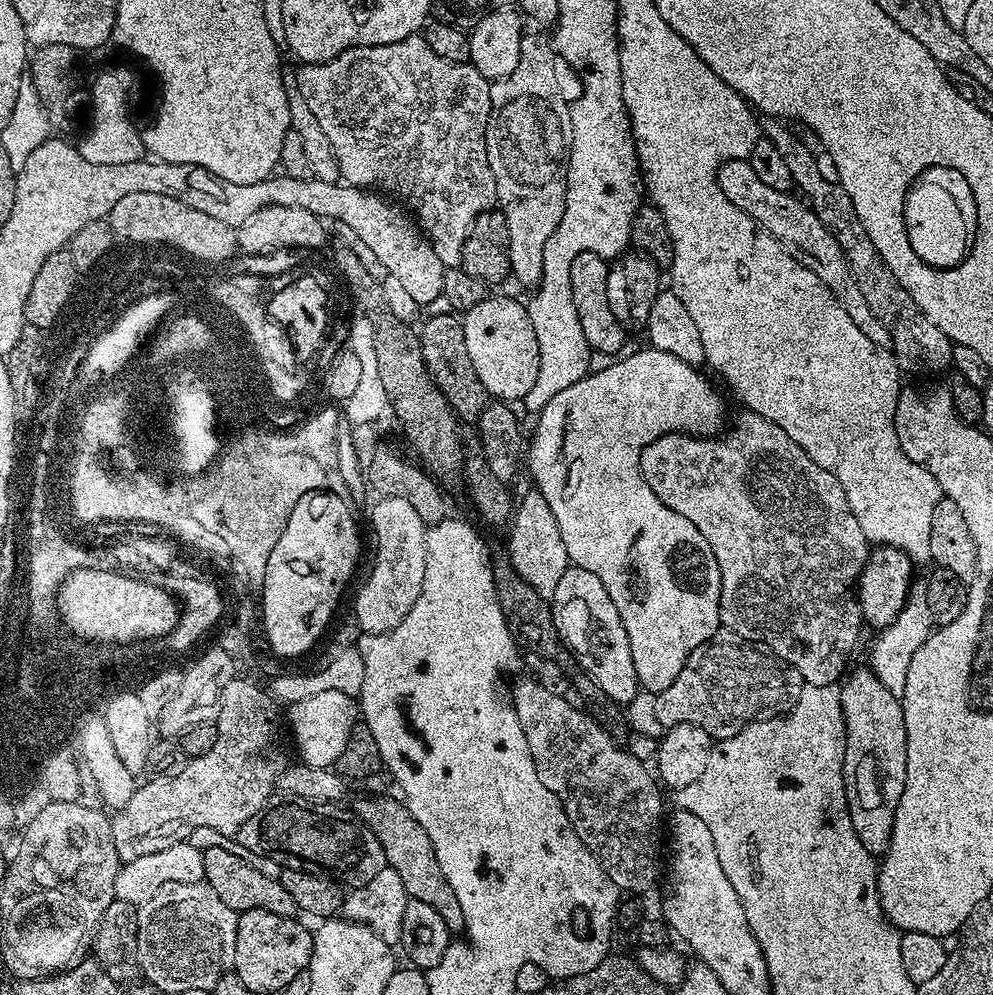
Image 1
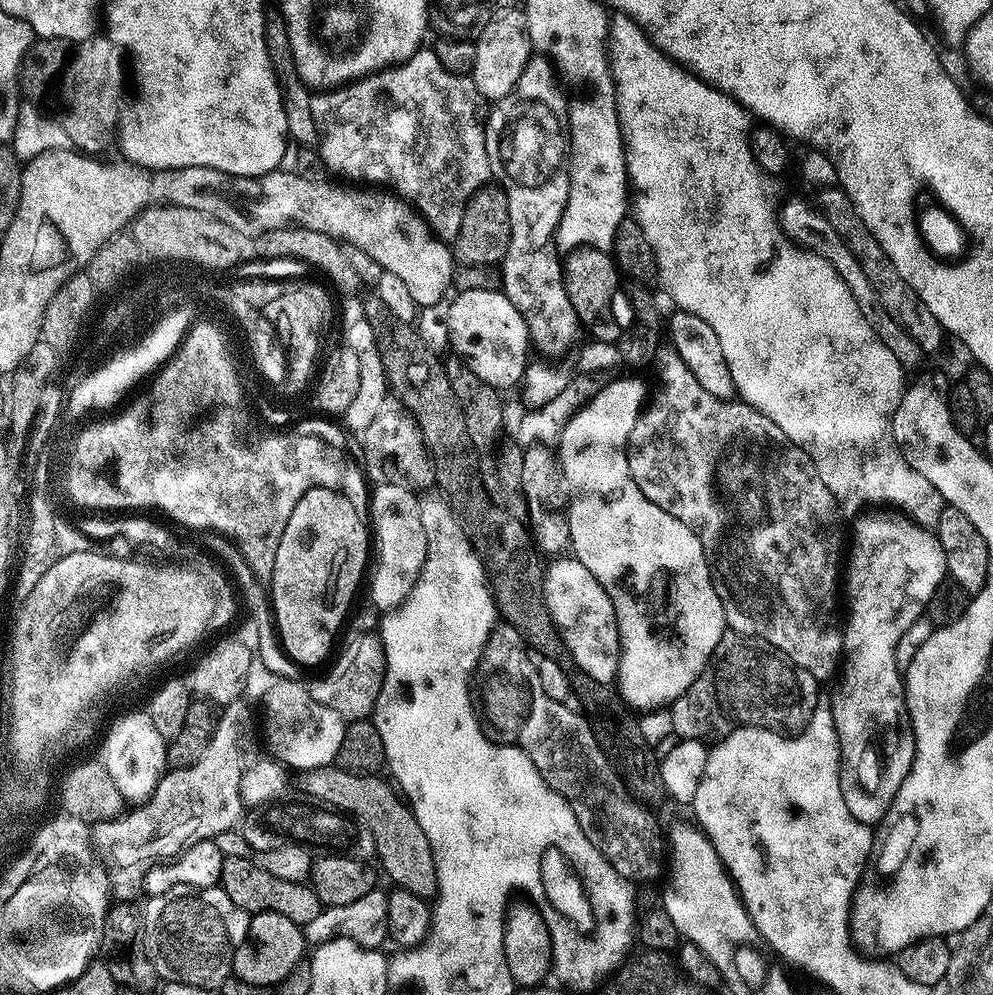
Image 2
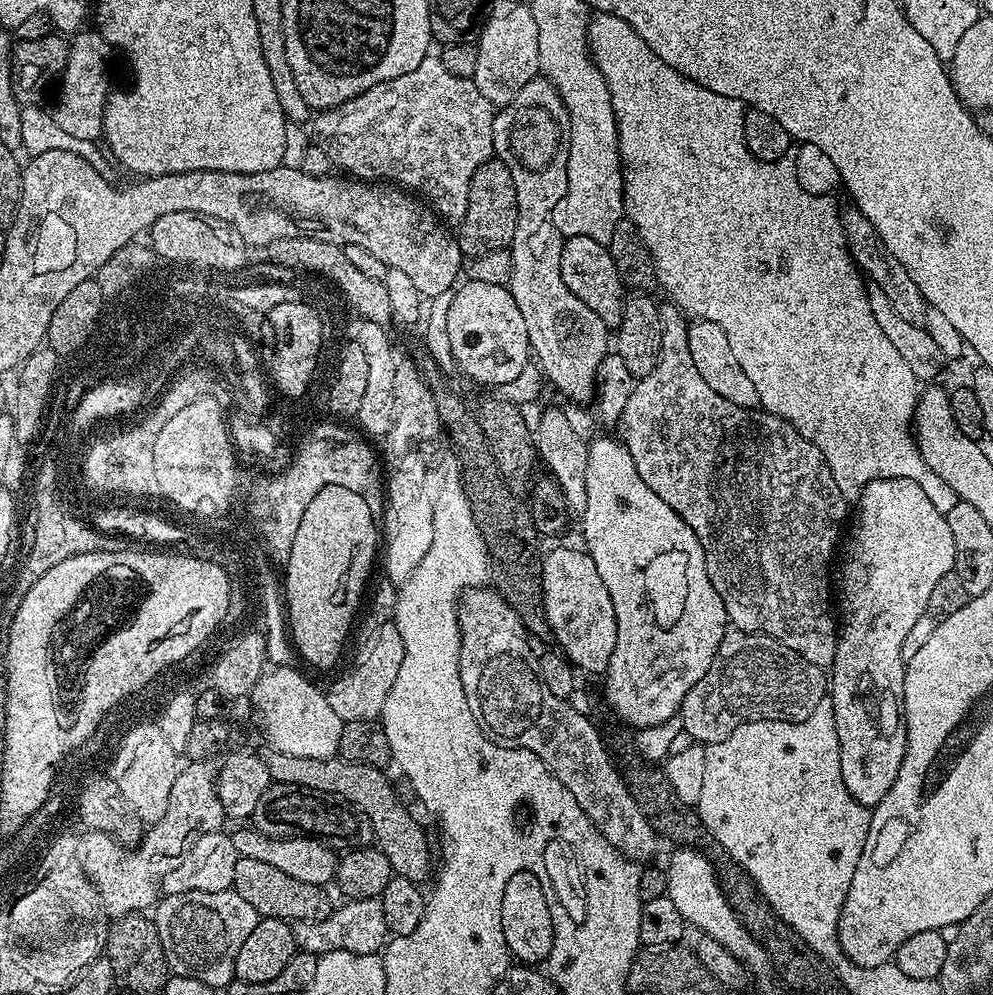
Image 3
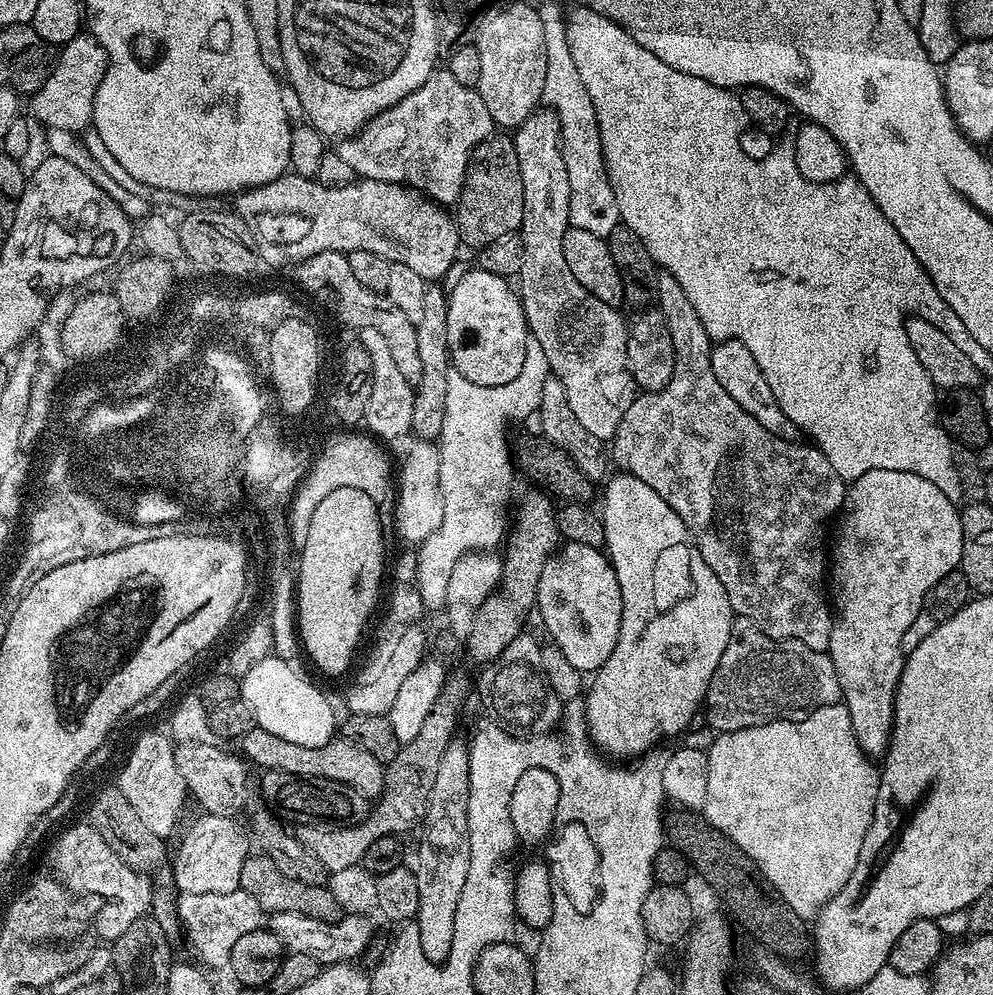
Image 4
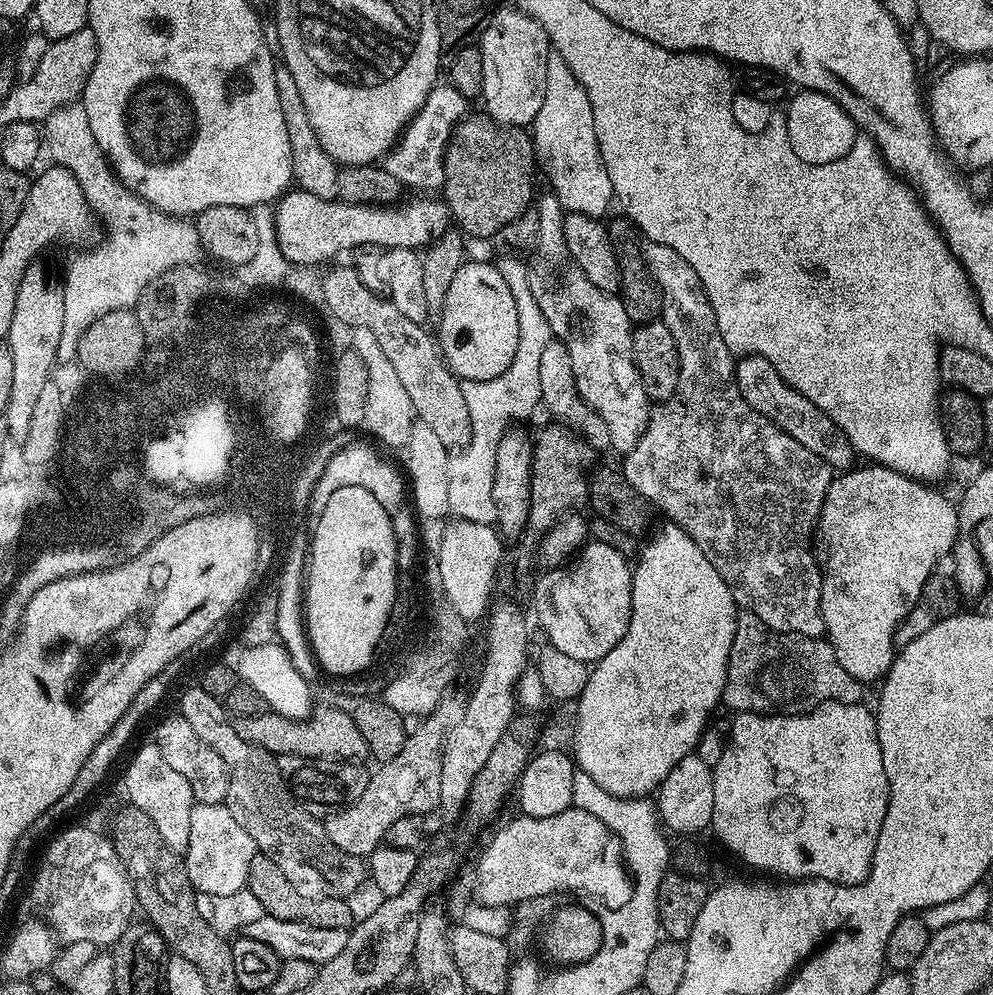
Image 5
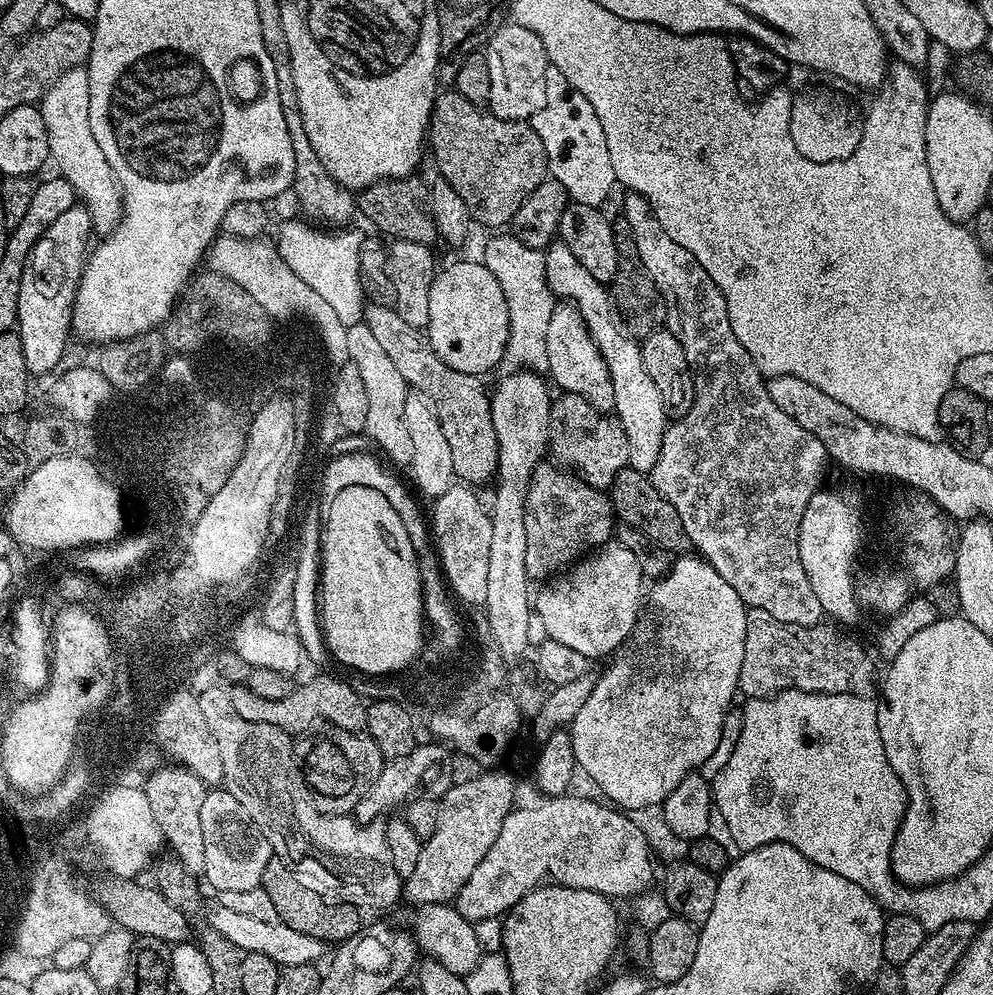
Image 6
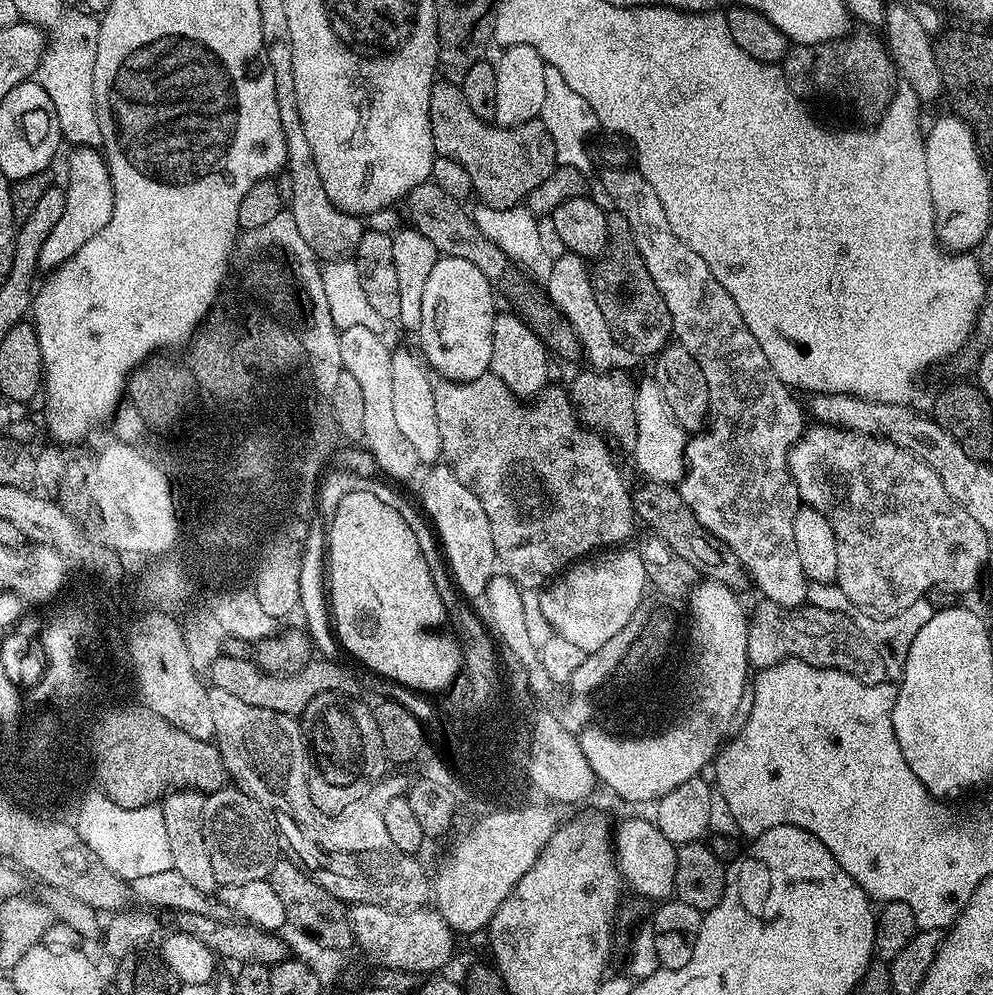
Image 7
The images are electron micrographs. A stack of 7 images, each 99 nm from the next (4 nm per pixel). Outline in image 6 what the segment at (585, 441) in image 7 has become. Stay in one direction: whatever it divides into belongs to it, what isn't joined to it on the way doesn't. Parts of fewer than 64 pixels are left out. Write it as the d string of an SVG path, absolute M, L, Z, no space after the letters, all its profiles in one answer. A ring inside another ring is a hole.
M369 303L364 309L363 321L366 326L370 326L374 339L382 346L382 351L386 353L390 362L394 362L394 367L398 369L398 374L408 383L409 389L415 390L423 396L432 406L436 413L438 422L442 426L442 434L446 434L446 446L450 446L450 458L452 459L452 471L461 481L469 485L484 484L493 479L498 462L498 442L494 434L494 422L492 421L492 402L489 393L484 393L484 380L479 376L462 374L462 370L448 368L438 354L428 345L425 333L419 328L408 325L399 314L395 307L383 304ZM548 462L541 463L532 476L524 499L524 522L526 574L536 582L557 575L614 536L611 499L601 489L590 487L579 475Z

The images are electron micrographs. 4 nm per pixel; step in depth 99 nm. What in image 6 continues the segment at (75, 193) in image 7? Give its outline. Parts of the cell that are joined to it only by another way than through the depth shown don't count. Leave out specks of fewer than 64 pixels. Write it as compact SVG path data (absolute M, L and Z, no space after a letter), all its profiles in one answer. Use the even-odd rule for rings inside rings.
M79 202L73 204L70 210L58 214L42 238L38 238L24 264L22 278L18 282L14 328L20 334L22 358L26 358L29 377L36 378L54 371L64 356L64 347L72 332L72 304L78 292L78 273L86 250L89 219L88 209Z

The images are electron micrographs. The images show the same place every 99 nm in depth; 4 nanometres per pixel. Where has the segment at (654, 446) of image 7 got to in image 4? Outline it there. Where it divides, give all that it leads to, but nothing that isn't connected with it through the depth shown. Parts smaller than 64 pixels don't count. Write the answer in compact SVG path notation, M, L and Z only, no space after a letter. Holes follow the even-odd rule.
M537 110L532 112L528 118L524 122L520 124L520 127L515 129L514 135L511 137L512 145L514 146L514 150L518 154L518 170L522 174L522 222L520 223L519 230L519 238L521 240L521 268L518 273L518 281L520 280L520 284L518 283L518 295L520 297L520 304L524 308L524 317L526 318L526 322L528 323L528 331L538 340L539 345L542 346L542 353L546 354L546 359L549 362L549 366L551 368L551 375L554 375L558 378L558 382L562 382L562 390L566 390L566 402L570 402L570 410L574 413L574 418L578 418L578 422L582 422L582 426L586 426L586 430L590 430L590 434L594 434L594 438L598 438L602 442L611 441L612 435L618 430L618 422L622 422L622 414L626 414L626 410L630 408L630 402L636 399L638 395L638 389L636 387L636 383L632 381L632 375L630 374L630 370L628 369L628 359L626 358L626 338L628 337L628 326L625 320L625 317L620 317L621 314L617 309L611 308L610 306L606 306L606 302L598 302L598 298L594 298L594 294L590 294L590 290L586 290L586 286L582 286L578 282L578 278L574 278L574 274L570 274L570 266L566 266L566 254L562 254L562 238L566 234L566 230L569 225L568 220L568 211L570 210L570 183L569 183L569 175L566 172L566 162L563 160L563 150L561 148L560 142L560 123L558 122L558 118L556 117L556 113L551 110Z

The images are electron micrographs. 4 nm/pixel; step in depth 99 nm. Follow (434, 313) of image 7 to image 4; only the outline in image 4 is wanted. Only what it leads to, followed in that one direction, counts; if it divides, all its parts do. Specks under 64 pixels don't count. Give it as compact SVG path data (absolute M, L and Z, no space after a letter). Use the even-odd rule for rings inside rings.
M473 267L447 293L446 338L448 354L463 377L484 386L501 386L521 373L530 335L517 289L498 274Z

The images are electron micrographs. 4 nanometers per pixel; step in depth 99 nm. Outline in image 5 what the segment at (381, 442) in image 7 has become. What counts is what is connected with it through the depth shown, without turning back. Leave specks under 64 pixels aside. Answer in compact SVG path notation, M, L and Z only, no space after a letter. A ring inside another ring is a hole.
M369 328L353 329L351 351L358 353L362 362L366 362L366 374L370 377L370 390L366 394L366 414L364 415L366 428L369 428L382 443L389 444L392 448L403 449L410 438L413 424L417 423L410 394L406 394L406 389L402 387L402 381L399 380L394 365L390 363L390 358L386 358L386 353L382 351L382 346L378 346L378 341L374 339L374 334Z

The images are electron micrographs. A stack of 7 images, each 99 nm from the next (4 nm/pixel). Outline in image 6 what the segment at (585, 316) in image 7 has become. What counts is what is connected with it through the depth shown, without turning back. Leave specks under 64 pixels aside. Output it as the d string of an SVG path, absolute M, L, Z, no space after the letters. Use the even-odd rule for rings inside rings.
M567 302L555 305L550 314L550 324L546 333L546 369L547 375L552 375L551 383L560 387L561 393L573 392L586 398L589 406L605 414L613 411L614 388L610 382L610 374L594 338L586 330L578 310Z

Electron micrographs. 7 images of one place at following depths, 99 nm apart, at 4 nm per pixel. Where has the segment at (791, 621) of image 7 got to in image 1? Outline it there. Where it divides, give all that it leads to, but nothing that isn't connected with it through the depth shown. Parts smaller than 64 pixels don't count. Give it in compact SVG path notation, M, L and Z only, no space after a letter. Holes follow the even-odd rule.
M720 630L690 654L686 666L678 670L678 678L674 678L674 682L670 682L666 690L655 693L655 713L658 714L658 720L664 730L679 724L689 724L706 730L706 734L712 737L713 741L728 740L738 734L738 730L756 720L775 720L784 713L791 712L804 685L798 670L794 670L785 660L780 660L767 651L758 650L757 645L749 644L738 634Z

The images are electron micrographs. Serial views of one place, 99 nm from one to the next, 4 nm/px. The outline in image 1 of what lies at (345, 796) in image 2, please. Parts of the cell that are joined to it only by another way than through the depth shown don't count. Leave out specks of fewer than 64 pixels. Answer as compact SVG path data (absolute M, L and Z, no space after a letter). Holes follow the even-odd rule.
M368 796L365 800L357 802L354 812L375 834L378 842L382 842L388 867L394 869L398 878L402 878L402 886L406 886L408 897L418 902L426 902L426 906L434 906L434 910L442 914L449 933L463 933L462 906L458 906L458 898L454 890L450 890L450 882L446 882L442 874L442 866L438 866L438 858L434 854L434 846L430 838L426 838L426 830L418 826L414 814L410 814L408 805L399 799L396 800L391 800L388 796Z

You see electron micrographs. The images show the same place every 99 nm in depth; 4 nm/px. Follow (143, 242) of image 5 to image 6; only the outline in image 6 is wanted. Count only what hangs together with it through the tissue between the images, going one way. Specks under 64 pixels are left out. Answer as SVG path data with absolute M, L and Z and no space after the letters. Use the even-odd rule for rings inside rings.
M87 67L67 68L44 91L38 101L38 107L49 138L48 155L51 163L56 163L55 171L70 182L70 186L76 191L79 203L88 209L90 218L96 220L98 231L102 234L110 234L119 225L120 218L124 215L124 200L120 197L118 178L114 170L110 170L110 162L106 162L106 154L102 154L102 149L94 139L94 133L90 131L90 82Z

